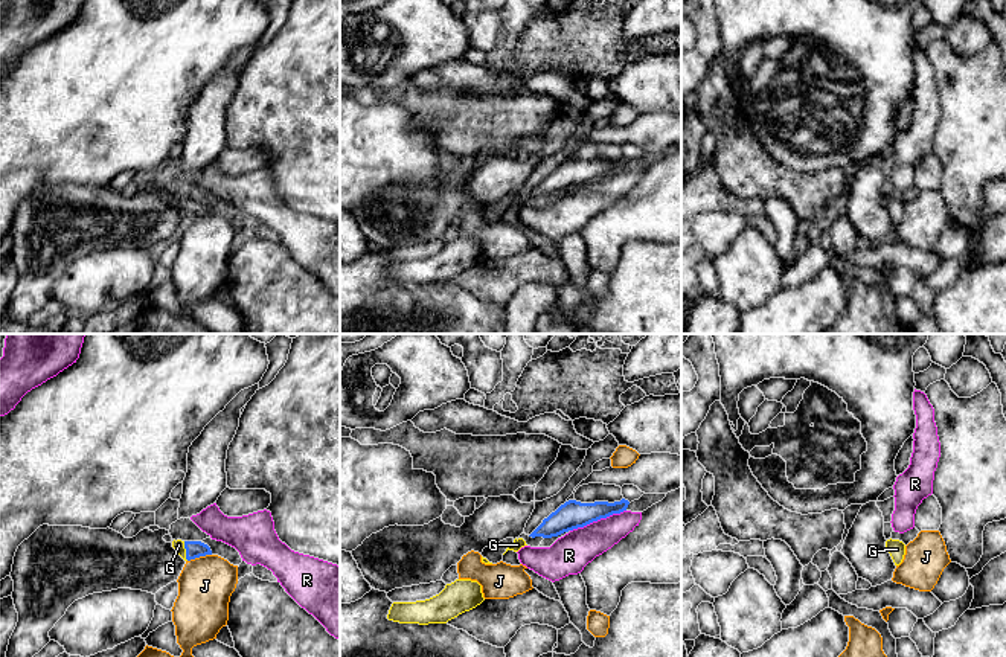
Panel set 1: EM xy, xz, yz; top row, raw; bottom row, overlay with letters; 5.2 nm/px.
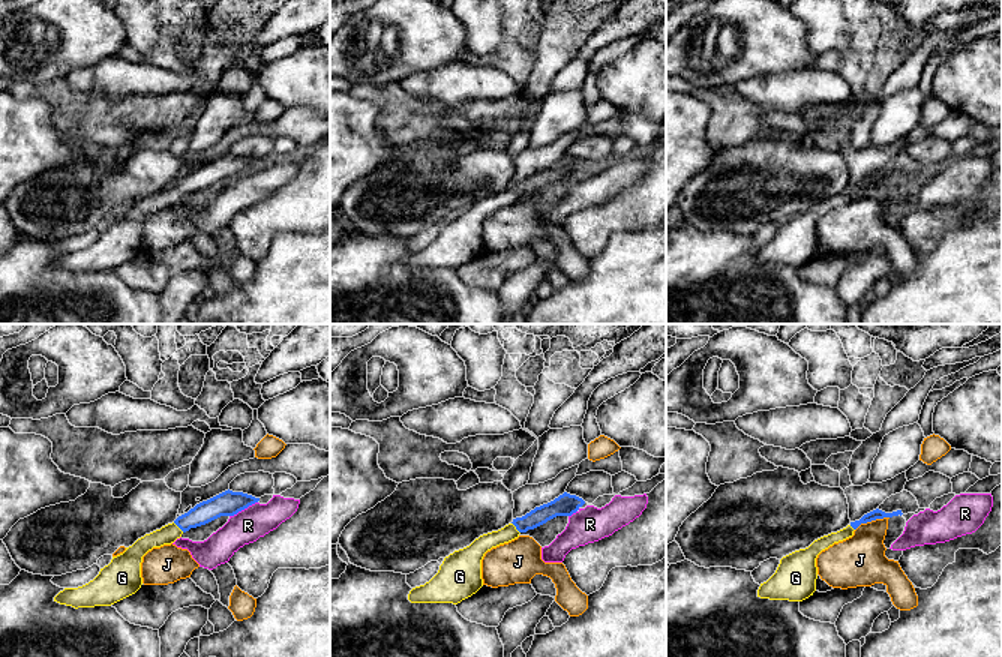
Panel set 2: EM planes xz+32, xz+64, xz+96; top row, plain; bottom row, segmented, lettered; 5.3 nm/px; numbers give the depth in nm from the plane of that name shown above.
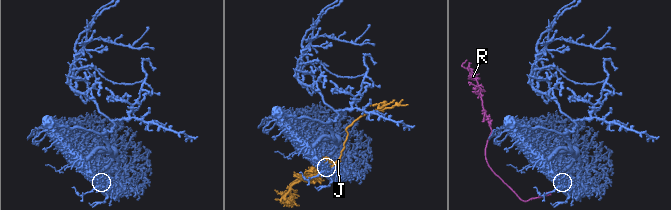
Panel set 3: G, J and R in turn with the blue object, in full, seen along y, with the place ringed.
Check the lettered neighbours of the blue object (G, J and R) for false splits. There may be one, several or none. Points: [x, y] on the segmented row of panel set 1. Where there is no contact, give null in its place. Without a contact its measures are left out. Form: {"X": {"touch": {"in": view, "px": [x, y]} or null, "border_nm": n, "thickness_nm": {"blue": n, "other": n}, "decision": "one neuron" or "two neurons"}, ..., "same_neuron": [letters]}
{"G": {"touch": {"in": "xy", "px": [186, 551]}, "border_nm": 110, "thickness_nm": {"blue": 100, "other": 60}, "decision": "one neuron"}, "J": {"touch": {"in": "xy", "px": [198, 557]}, "border_nm": 130, "thickness_nm": {"blue": 100, "other": 280}, "decision": "two neurons"}, "R": {"touch": {"in": "xz", "px": [598, 519]}, "border_nm": 320, "thickness_nm": {"blue": 150, "other": 200}, "decision": "two neurons"}, "same_neuron": ["G"]}

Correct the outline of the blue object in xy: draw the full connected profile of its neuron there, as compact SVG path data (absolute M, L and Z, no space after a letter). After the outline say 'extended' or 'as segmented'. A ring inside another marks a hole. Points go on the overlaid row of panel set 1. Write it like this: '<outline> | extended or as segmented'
M174 540L172 547L177 550L177 553L184 559L191 561L200 556L212 555L212 550L207 544L201 541L181 541Z | extended

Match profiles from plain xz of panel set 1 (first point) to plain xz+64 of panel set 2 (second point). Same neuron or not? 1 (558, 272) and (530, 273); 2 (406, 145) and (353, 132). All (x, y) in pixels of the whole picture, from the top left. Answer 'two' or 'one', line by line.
1: two
2: one

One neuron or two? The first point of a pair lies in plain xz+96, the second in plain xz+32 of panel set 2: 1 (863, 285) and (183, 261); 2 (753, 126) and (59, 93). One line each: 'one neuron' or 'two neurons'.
1: two neurons
2: one neuron

